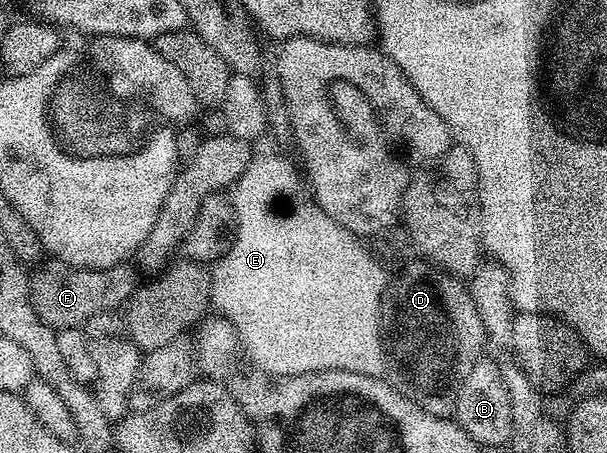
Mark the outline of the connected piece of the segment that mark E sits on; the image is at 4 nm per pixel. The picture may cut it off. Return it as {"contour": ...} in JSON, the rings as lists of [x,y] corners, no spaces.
{"contour":[[[255,155],[250,165],[232,185],[234,206],[234,241],[224,255],[216,261],[210,273],[210,303],[236,330],[246,354],[257,368],[263,368],[272,376],[295,376],[305,372],[327,372],[328,370],[348,370],[356,374],[382,376],[386,372],[386,349],[382,347],[382,298],[388,287],[388,272],[378,263],[373,251],[366,248],[359,237],[354,236],[344,226],[340,226],[315,202],[304,183],[303,177],[282,156]]]}

